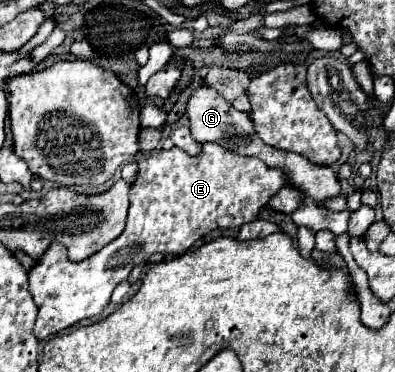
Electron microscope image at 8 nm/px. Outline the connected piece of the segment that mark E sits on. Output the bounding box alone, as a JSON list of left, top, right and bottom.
[28,142,286,340]

